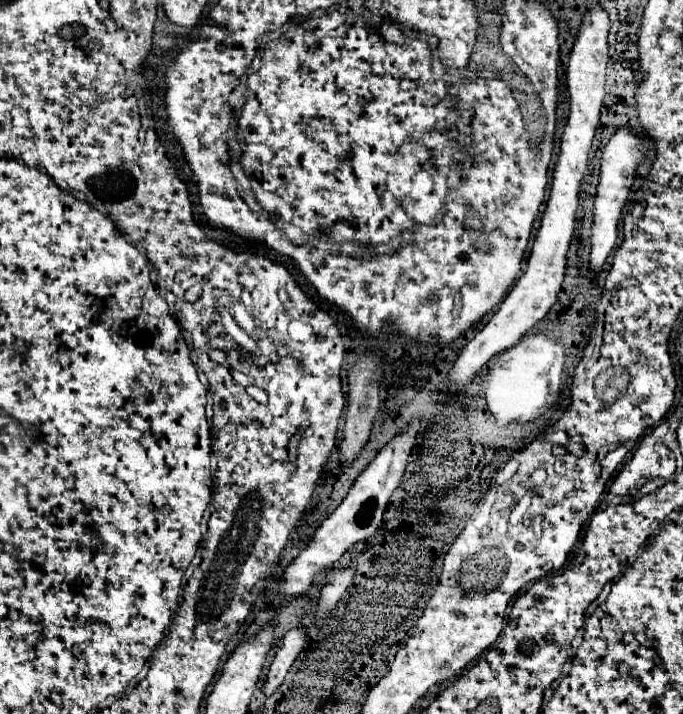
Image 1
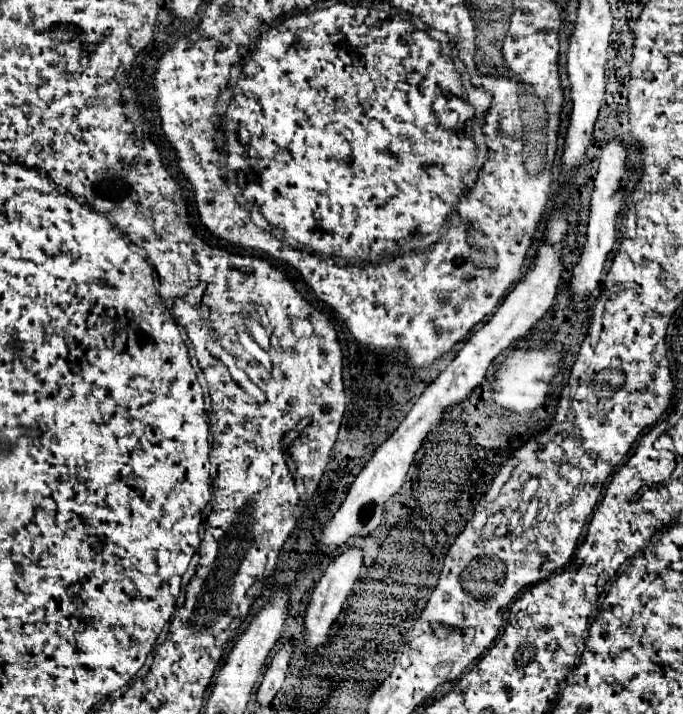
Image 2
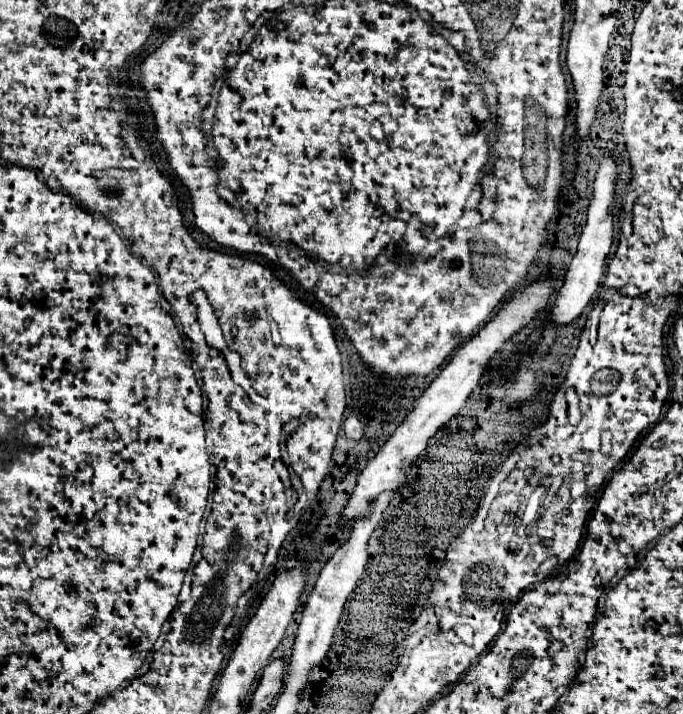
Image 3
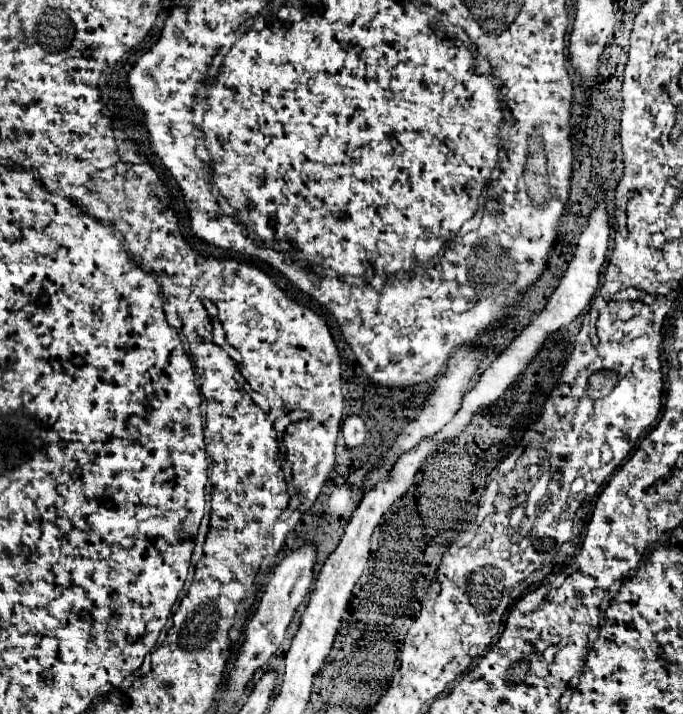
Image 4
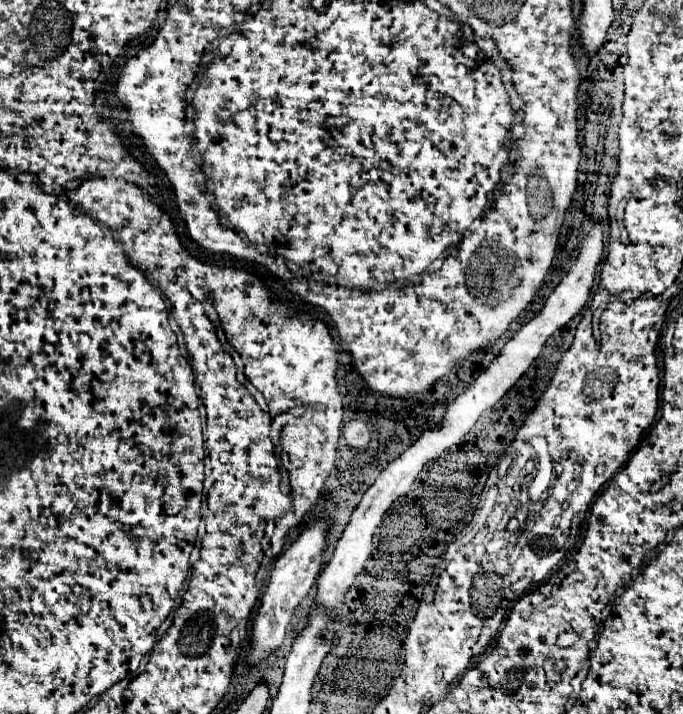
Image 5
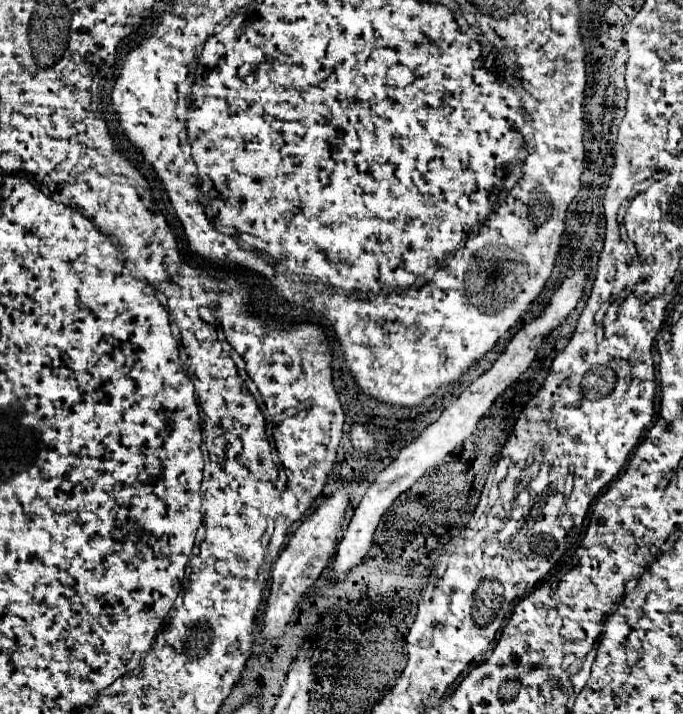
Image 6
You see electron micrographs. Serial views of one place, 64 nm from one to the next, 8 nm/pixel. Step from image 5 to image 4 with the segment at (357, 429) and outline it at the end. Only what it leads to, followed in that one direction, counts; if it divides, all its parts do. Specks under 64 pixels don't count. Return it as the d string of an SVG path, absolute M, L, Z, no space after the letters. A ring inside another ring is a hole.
M351 415L345 418L341 431L345 443L349 448L362 445L367 437L365 423L356 415Z

